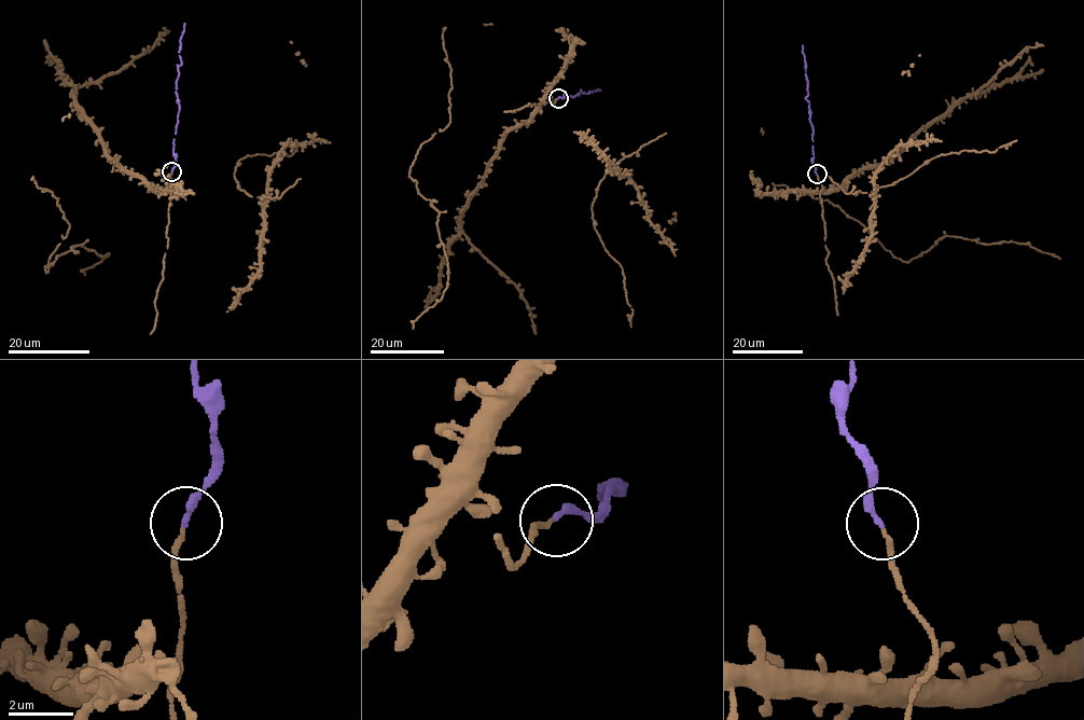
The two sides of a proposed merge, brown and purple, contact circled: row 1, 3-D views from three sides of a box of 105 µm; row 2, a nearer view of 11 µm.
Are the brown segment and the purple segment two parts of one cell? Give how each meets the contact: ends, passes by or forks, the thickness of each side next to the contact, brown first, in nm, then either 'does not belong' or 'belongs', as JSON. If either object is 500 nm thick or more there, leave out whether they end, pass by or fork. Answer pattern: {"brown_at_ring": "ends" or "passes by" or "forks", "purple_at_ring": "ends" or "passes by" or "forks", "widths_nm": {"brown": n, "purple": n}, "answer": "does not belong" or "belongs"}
{"brown_at_ring": "ends", "purple_at_ring": "ends", "widths_nm": {"brown": 140, "purple": 200}, "answer": "belongs"}

